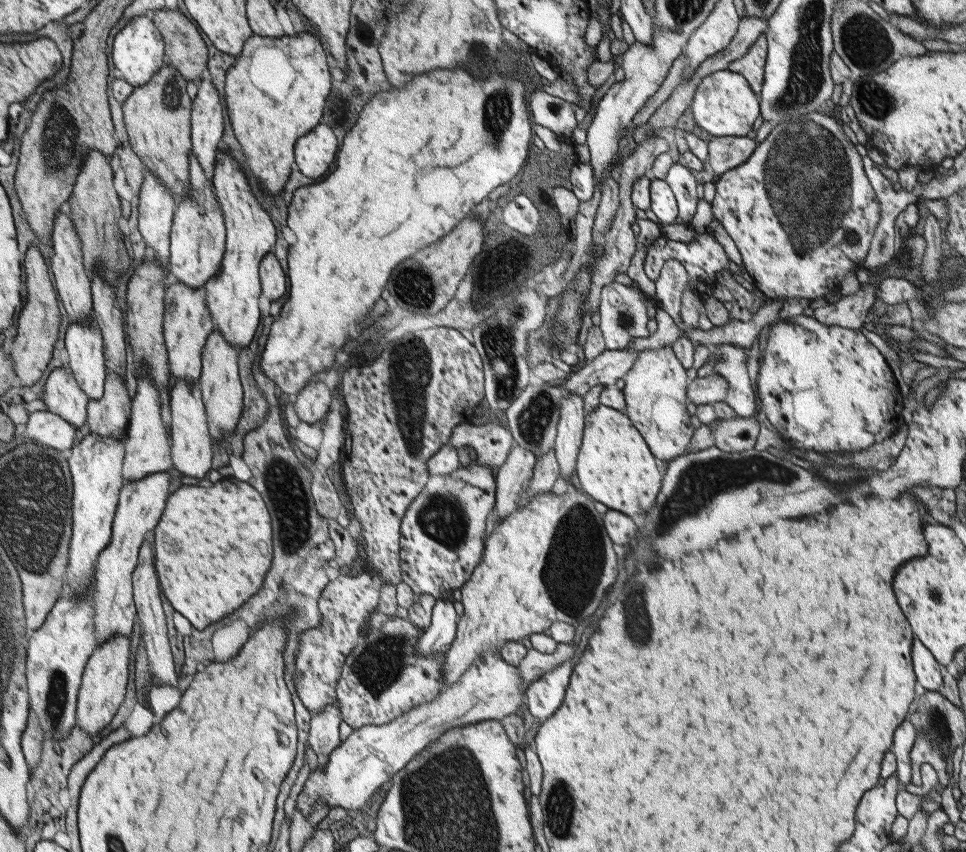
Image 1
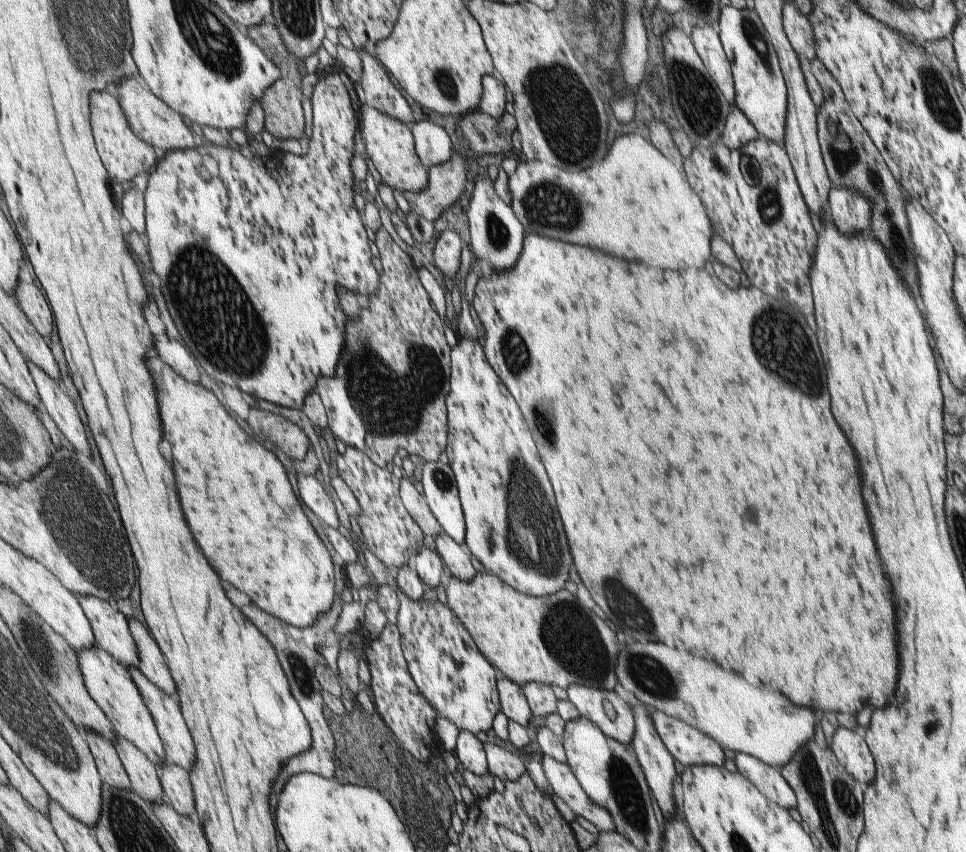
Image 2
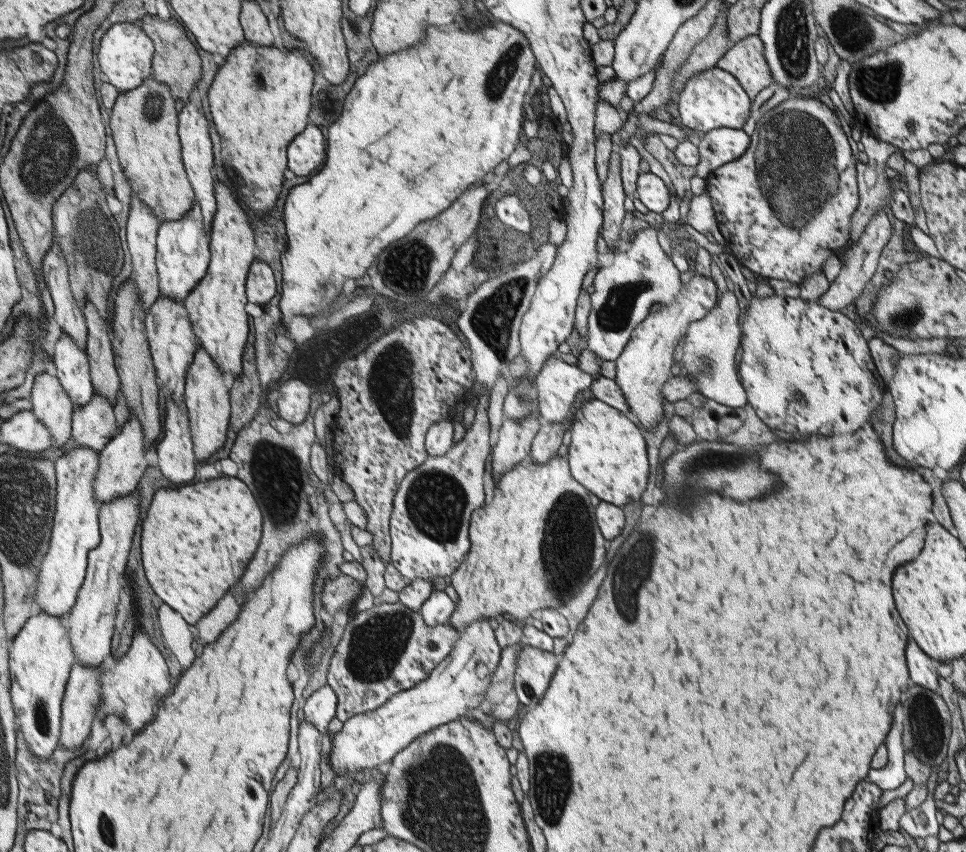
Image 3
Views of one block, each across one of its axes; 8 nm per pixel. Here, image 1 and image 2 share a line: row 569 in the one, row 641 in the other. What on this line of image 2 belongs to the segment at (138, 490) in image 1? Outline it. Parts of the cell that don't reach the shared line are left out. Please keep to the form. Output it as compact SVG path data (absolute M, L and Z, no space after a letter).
M79 596L81 606L88 613L92 621L92 627L96 634L96 644L112 654L119 662L124 663L126 667L139 667L139 650L137 650L136 639L129 632L129 622L125 614L117 612L113 618L107 618L107 601L96 596Z

